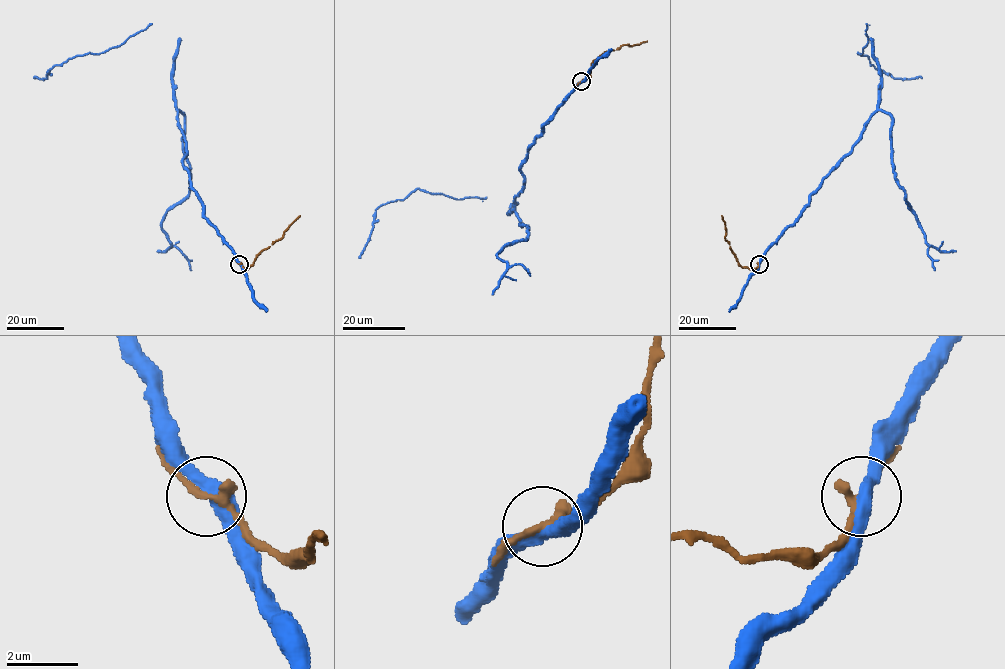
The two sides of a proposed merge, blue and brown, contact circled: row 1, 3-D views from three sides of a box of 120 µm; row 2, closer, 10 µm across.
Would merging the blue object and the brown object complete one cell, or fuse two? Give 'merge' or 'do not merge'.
merge

